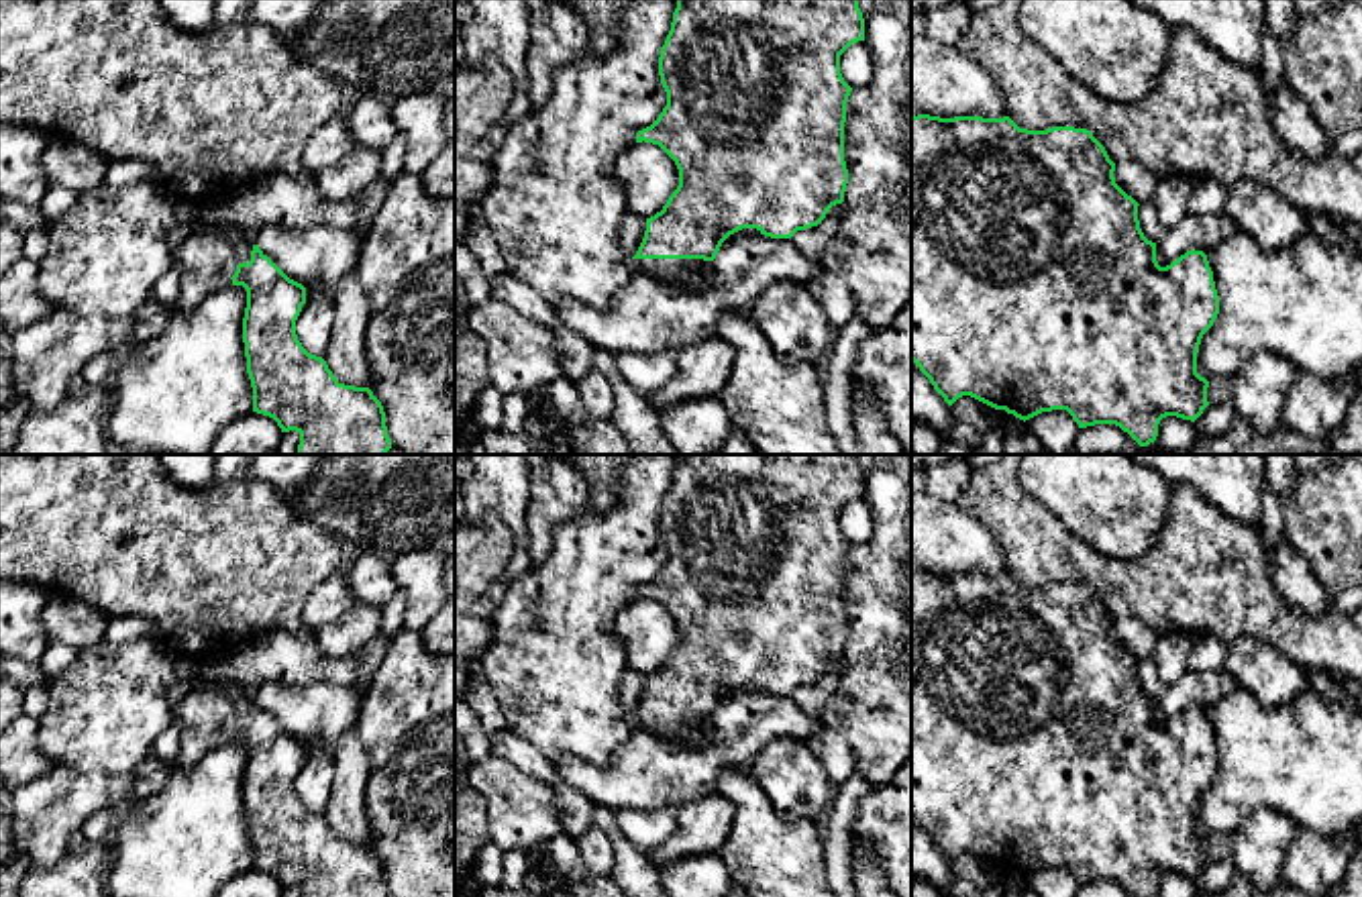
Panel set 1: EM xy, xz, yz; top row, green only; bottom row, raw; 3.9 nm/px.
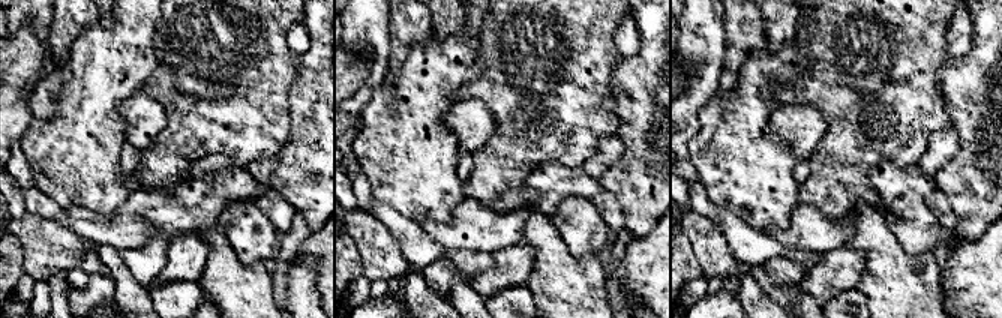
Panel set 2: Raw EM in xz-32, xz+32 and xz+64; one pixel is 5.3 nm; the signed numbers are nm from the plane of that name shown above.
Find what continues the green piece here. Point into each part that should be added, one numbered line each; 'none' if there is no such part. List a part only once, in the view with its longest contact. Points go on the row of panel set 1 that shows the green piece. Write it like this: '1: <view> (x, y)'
1: xz (684, 272)

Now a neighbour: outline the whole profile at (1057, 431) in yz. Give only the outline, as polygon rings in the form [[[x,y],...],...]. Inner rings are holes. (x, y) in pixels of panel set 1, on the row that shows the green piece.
[[[1066,410],[1042,412],[1024,424],[1038,436],[1048,455],[1068,455],[1081,430]]]

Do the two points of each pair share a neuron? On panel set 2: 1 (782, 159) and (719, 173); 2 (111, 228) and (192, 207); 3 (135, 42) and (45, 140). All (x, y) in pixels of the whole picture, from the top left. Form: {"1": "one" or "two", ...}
{"1": "one", "2": "one", "3": "one"}

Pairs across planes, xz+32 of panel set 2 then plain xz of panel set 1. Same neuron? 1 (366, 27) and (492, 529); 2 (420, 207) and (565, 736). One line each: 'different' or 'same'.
1: different
2: same

